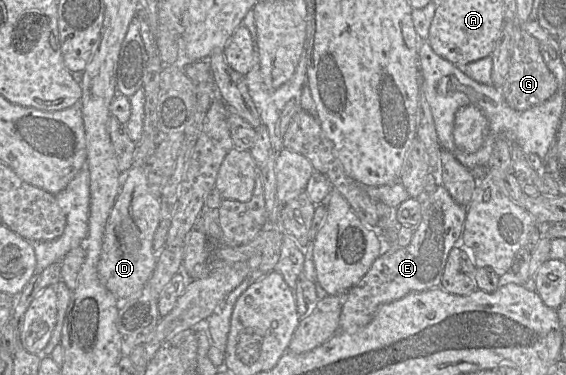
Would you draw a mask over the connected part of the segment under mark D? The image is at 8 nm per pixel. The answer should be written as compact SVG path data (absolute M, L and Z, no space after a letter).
M133 166L122 181L119 194L108 216L98 262L98 274L119 301L137 295L147 285L157 263L154 234L161 221L159 198L151 193L144 166Z

